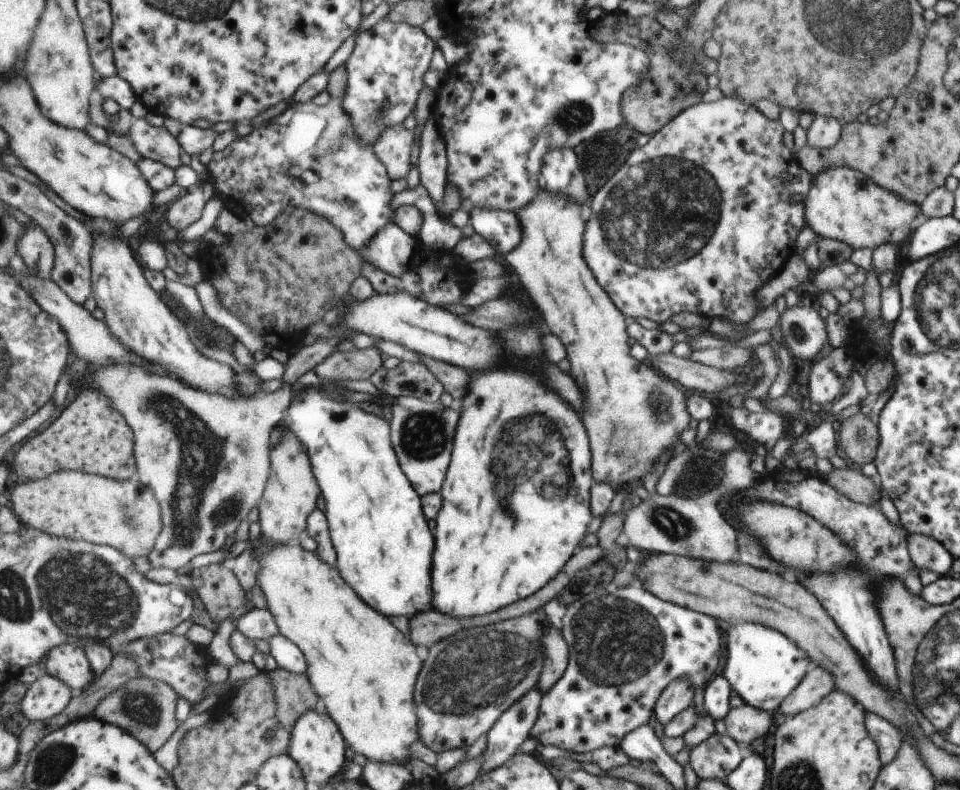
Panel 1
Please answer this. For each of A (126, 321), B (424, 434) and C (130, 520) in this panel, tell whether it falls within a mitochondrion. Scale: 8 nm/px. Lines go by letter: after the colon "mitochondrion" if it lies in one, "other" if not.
A: mitochondrion
B: mitochondrion
C: mitochondrion

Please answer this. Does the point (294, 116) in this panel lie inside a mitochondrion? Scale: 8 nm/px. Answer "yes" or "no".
no

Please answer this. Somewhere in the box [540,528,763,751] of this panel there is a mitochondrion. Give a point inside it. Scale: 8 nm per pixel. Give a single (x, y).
(619, 639)

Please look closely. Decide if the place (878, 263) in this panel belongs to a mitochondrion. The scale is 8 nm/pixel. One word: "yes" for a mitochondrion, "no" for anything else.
no

